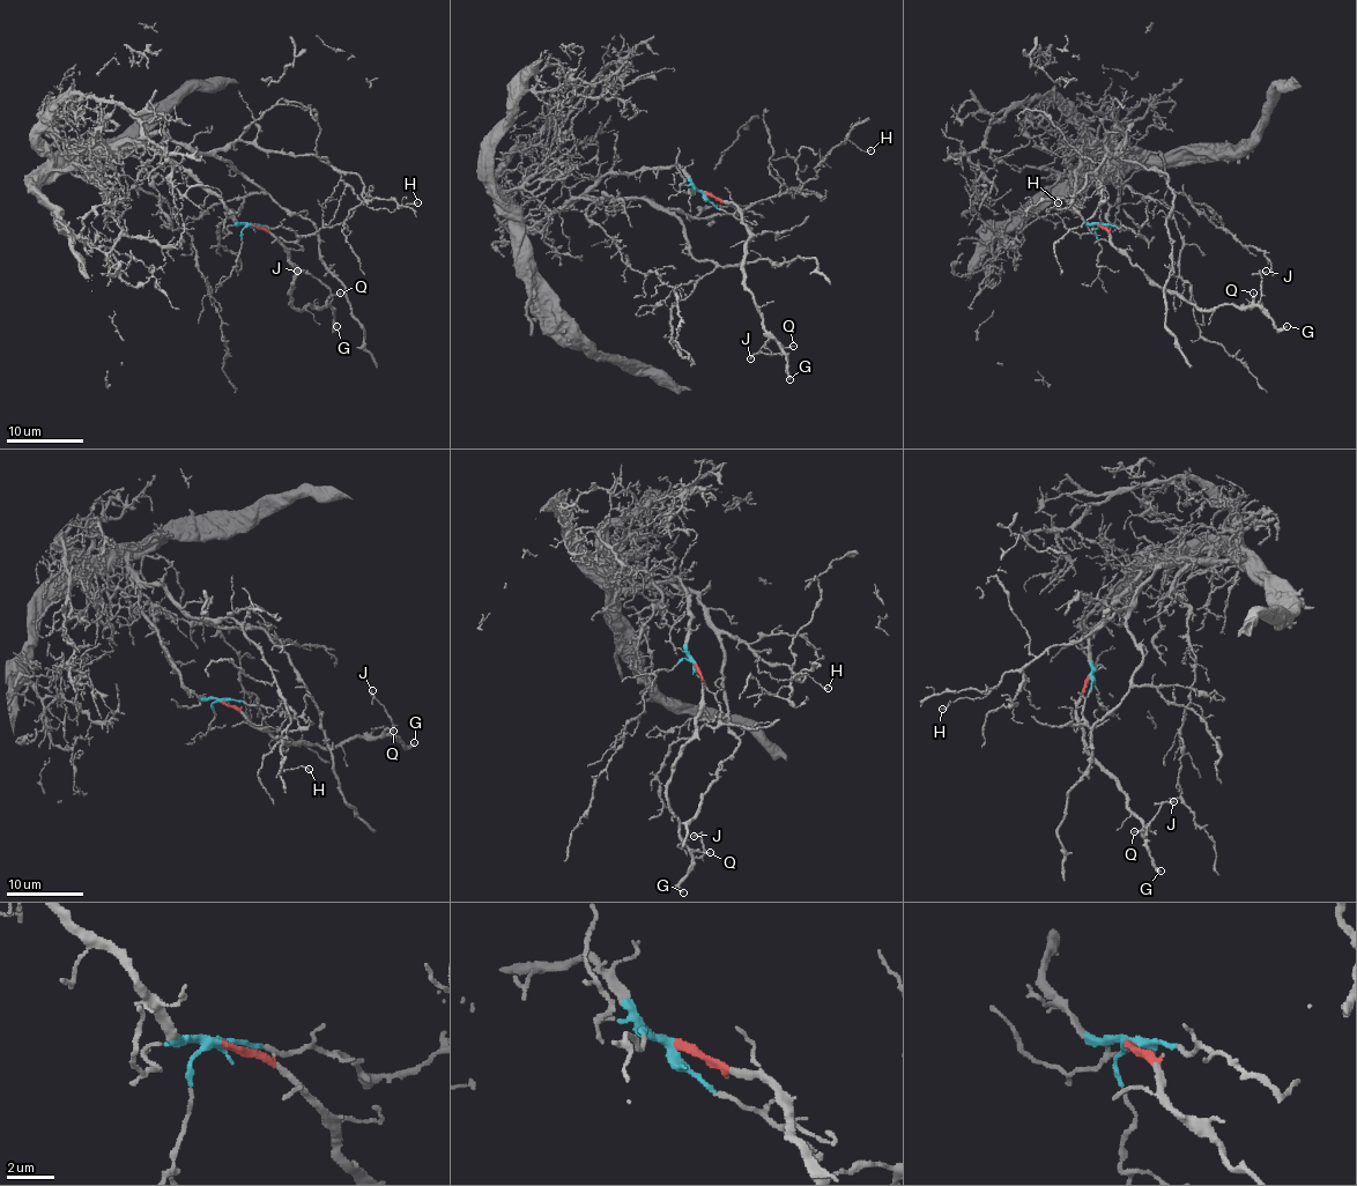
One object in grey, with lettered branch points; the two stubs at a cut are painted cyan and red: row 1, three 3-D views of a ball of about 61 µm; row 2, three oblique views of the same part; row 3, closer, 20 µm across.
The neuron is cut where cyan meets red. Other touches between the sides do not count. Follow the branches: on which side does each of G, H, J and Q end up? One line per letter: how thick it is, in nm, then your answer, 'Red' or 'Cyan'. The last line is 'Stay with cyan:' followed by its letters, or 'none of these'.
G: Thickness 220 nm. Red
H: Thickness 130 nm. Cyan
J: Thickness 180 nm. Red
Q: Thickness 150 nm. Red
Stay with cyan: H

